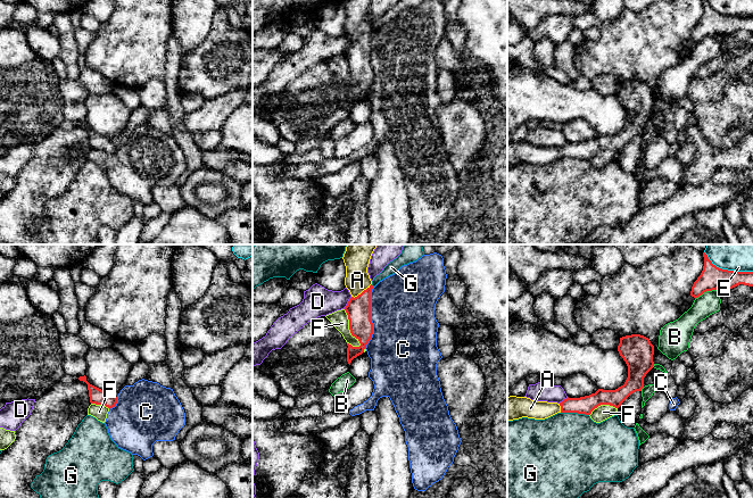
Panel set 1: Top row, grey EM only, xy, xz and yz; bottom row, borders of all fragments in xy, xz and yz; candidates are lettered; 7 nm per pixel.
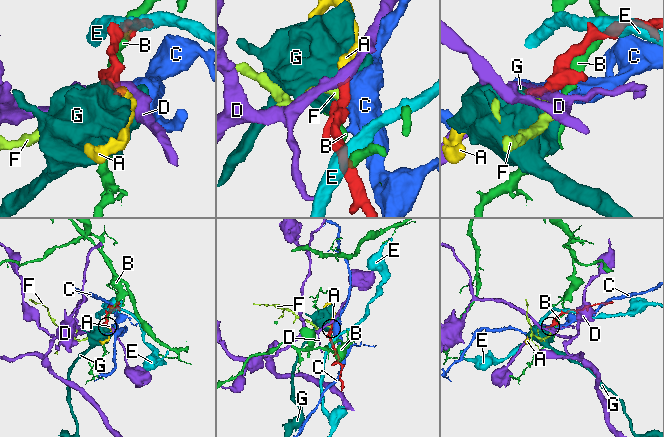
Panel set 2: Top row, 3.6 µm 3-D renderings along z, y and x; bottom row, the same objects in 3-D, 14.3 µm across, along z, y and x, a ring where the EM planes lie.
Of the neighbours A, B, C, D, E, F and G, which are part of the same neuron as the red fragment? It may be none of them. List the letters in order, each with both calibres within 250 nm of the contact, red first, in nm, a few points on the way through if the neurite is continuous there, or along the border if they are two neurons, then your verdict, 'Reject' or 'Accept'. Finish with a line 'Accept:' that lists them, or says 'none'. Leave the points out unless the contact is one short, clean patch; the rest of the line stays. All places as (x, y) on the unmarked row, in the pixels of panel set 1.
A: Thickness 180 nm (red) against 170 nm. Path across: xz (358, 55), (362, 38), (357, 25). Accept
B: Thickness 170 nm (red) against 160 nm. Reject
C: Thickness 180 nm (red) against 460 nm. Boundary: xz (373, 32), (371, 38), (372, 82), (364, 93). Reject
D: Thickness 180 nm (red) against 220 nm. Boundary: xz (352, 42), (344, 54). Reject
E: Thickness 170 nm (red) against 130 nm. Reject
F: Thickness 180 nm (red) against 120 nm. Boundary: xz (344, 55), (347, 60), (349, 77), (358, 86), (358, 92). Reject
G: Thickness 130 nm (red) against 480 nm. Boundary: yz (561, 157), (577, 157), (588, 160). Reject
Accept: A

